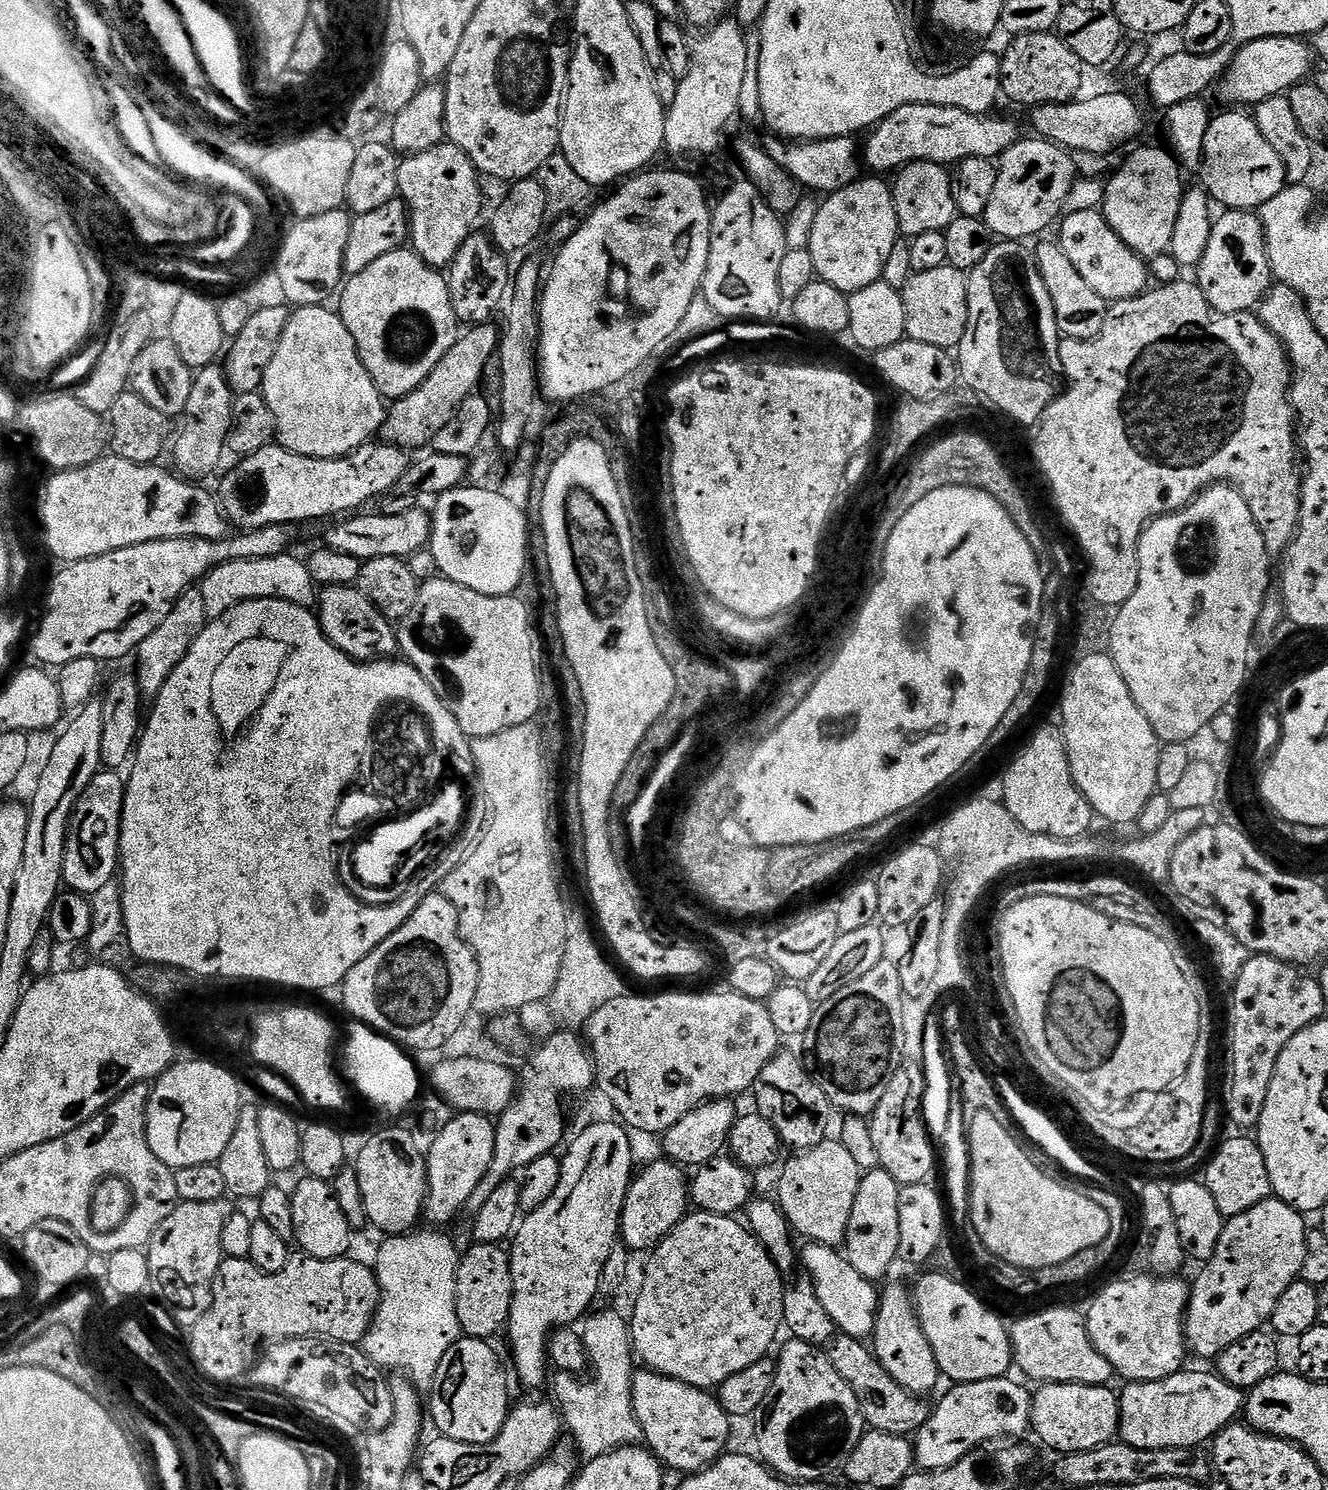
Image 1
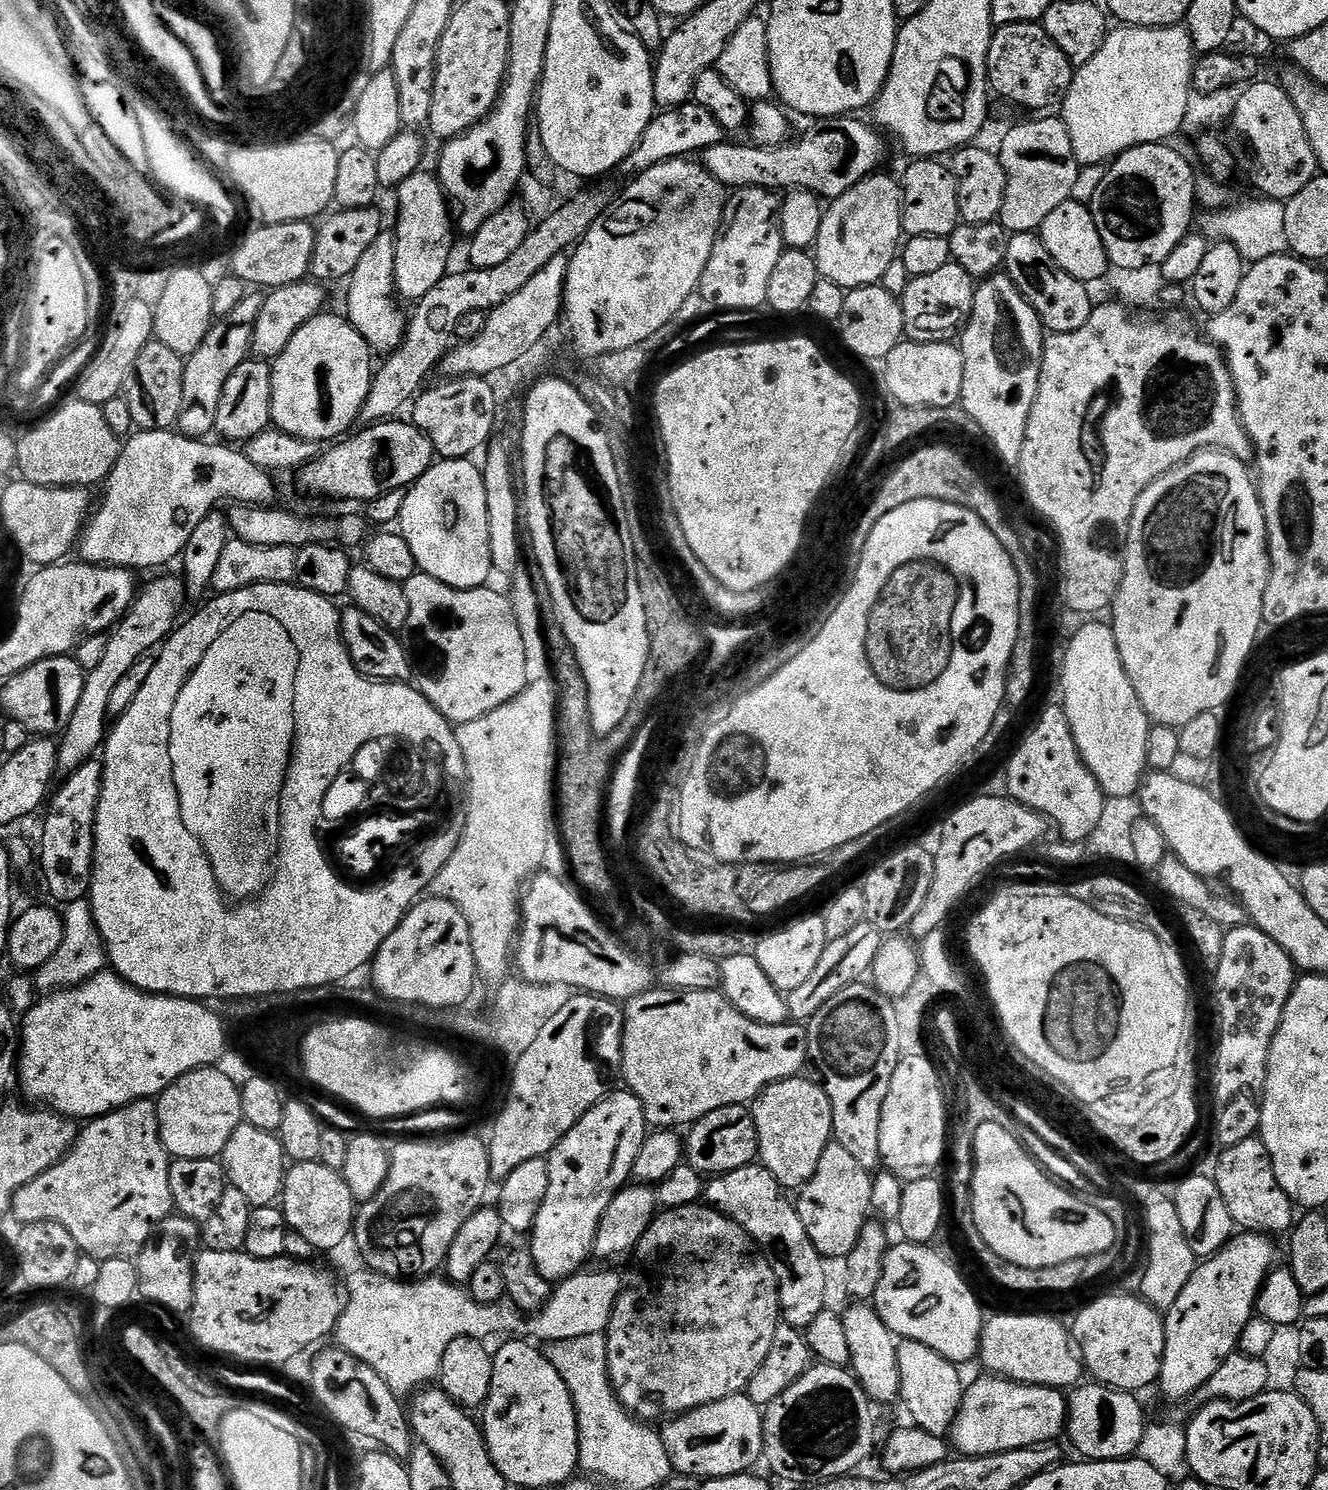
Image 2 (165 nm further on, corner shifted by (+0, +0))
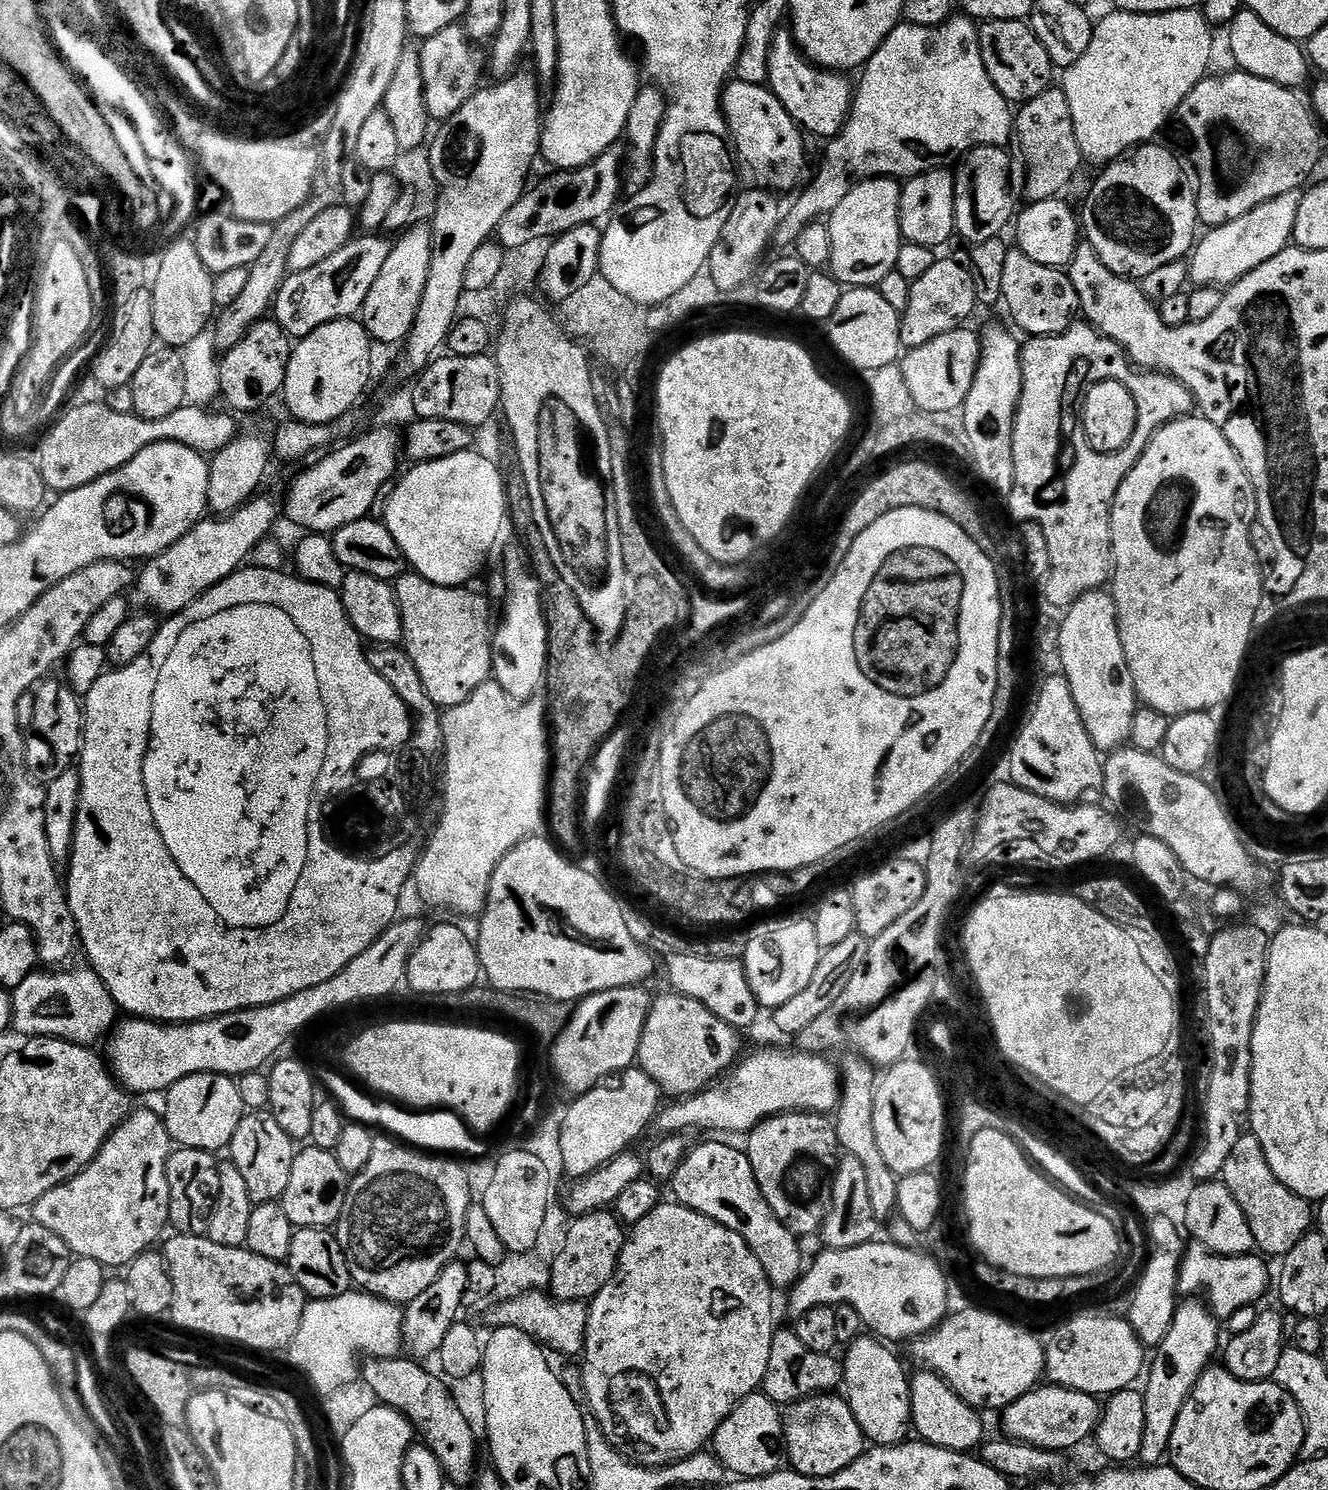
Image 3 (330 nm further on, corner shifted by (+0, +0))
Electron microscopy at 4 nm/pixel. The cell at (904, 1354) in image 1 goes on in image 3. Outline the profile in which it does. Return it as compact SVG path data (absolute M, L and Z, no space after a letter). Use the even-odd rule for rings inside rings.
M920 1370L917 1376L913 1375L911 1377L910 1383L912 1385L912 1428L915 1435L916 1432L920 1435L917 1437L923 1443L965 1454L980 1448L986 1435L984 1435L984 1424L980 1421L981 1413L977 1409L971 1408L937 1372Z

